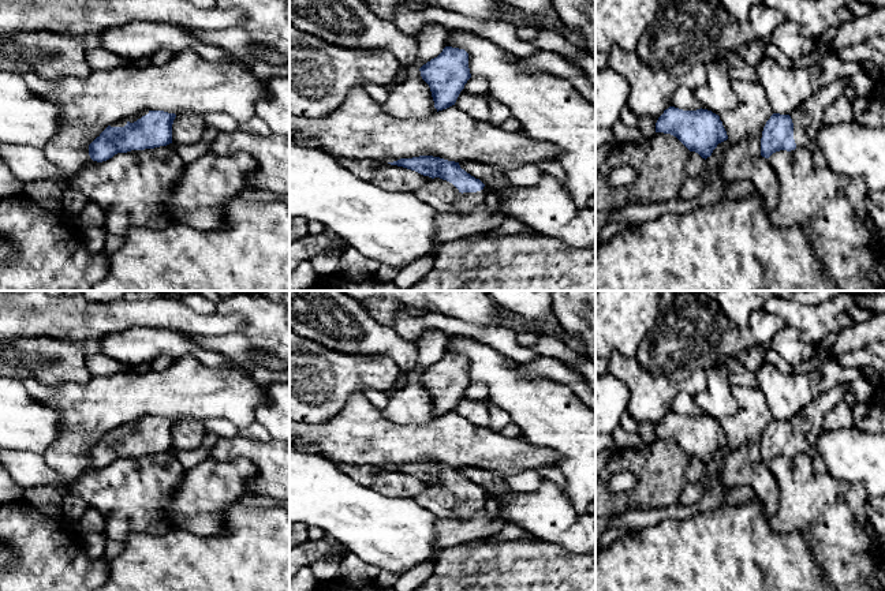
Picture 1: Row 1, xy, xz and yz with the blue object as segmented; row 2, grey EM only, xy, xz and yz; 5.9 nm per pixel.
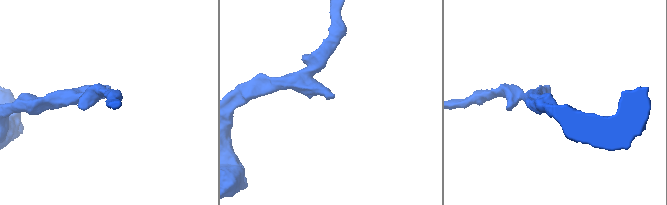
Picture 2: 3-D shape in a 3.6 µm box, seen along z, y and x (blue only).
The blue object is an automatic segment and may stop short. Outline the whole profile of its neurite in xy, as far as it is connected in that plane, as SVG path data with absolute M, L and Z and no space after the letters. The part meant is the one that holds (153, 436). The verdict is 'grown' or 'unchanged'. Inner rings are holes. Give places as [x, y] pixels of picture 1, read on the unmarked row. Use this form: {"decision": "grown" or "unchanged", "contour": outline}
{"decision": "grown", "contour": "M143 416L113 427L89 450L89 461L102 468L117 459L167 452L172 449L175 423L164 416Z"}

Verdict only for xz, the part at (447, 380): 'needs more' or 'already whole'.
already whole

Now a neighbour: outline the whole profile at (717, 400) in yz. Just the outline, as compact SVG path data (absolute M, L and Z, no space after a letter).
M722 364L706 370L706 388L694 396L702 415L720 420L735 415L738 405L728 378L728 369Z

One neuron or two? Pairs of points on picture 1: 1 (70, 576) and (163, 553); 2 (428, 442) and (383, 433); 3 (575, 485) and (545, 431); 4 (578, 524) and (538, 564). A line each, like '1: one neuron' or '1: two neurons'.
1: two neurons
2: one neuron
3: one neuron
4: two neurons

